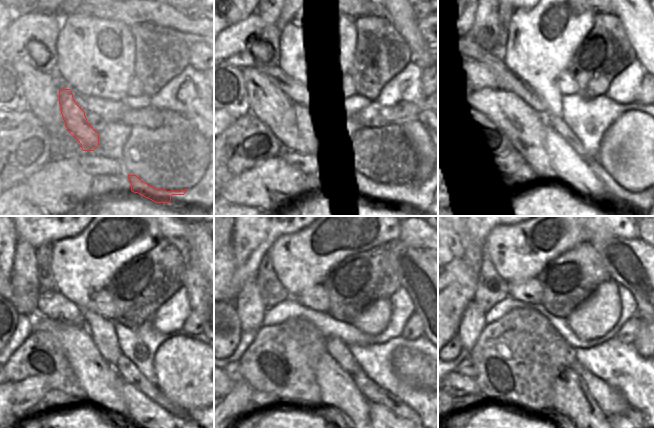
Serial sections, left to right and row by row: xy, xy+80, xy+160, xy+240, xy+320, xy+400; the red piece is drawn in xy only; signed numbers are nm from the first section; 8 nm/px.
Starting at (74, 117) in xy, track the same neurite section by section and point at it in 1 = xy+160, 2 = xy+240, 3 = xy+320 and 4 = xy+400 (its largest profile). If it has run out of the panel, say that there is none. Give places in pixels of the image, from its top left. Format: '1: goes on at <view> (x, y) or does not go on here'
1: goes on at xy+160 (587, 178)
2: goes on at xy+240 (150, 417)
3: goes on at xy+320 (382, 419)
4: goes on at xy+400 (618, 419)

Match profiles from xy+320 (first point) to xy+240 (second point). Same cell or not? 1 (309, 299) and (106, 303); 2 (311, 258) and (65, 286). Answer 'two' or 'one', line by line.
1: one
2: one

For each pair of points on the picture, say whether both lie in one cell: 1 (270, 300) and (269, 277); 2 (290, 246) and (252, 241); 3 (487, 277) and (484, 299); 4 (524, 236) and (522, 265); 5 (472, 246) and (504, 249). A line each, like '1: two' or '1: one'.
1: one
2: two
3: one
4: one
5: two

